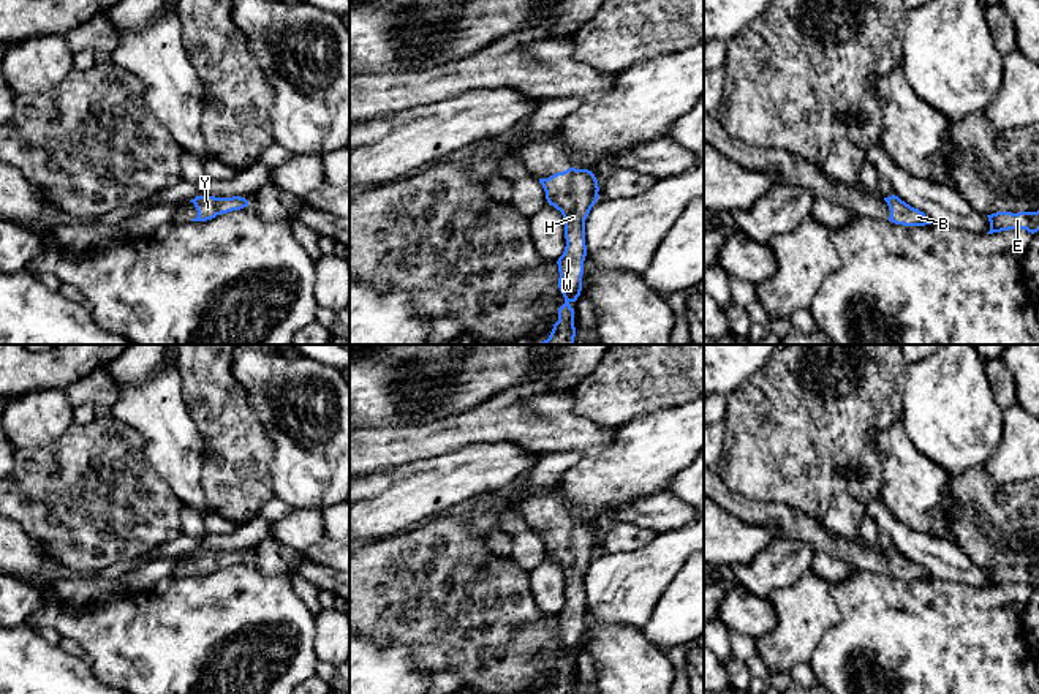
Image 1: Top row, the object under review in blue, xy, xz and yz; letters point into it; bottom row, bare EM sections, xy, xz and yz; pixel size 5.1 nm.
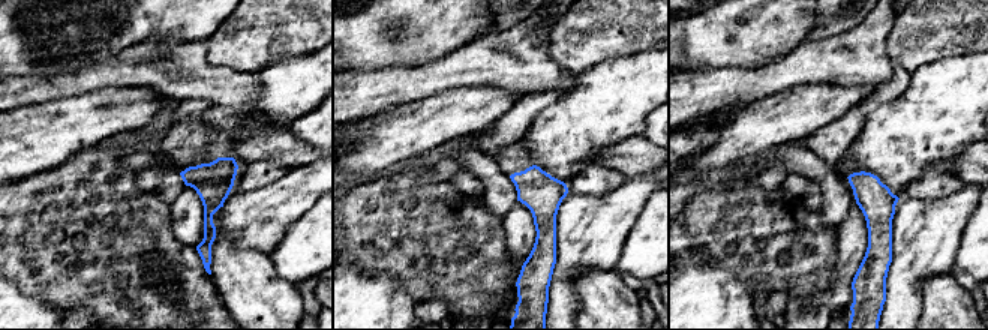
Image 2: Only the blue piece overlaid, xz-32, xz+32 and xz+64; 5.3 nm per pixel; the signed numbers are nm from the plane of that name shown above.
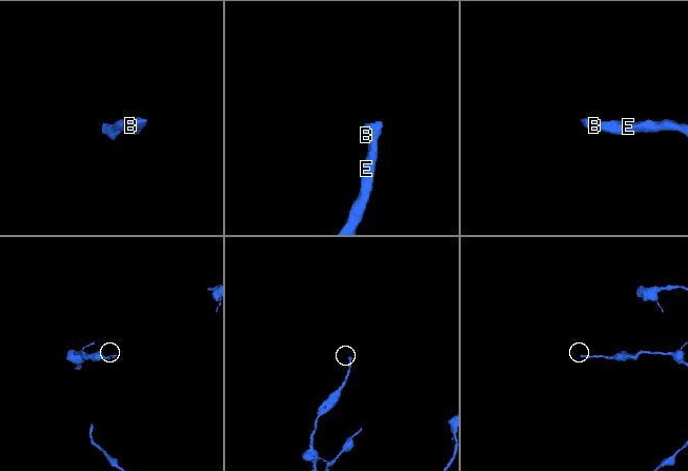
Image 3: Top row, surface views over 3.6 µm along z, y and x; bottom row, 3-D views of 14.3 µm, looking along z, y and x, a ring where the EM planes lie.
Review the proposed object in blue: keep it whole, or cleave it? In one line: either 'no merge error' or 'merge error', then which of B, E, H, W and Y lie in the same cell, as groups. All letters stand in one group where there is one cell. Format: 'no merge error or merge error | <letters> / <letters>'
no merge error | B E H W Y

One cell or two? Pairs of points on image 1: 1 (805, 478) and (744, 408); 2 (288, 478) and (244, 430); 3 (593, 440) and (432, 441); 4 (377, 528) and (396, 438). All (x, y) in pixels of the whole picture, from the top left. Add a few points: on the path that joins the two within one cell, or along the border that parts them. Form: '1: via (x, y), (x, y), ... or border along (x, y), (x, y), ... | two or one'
1: via (796, 460), (761, 426) | one
2: border along (261, 426), (272, 443), (271, 486), (274, 497) | two
3: via (554, 427), (472, 427) | one
4: border along (426, 457), (377, 468), (366, 475) | two

